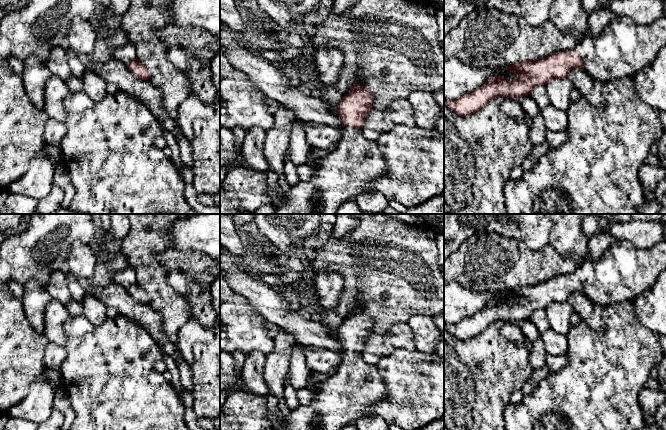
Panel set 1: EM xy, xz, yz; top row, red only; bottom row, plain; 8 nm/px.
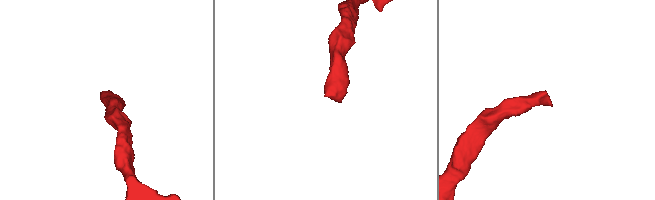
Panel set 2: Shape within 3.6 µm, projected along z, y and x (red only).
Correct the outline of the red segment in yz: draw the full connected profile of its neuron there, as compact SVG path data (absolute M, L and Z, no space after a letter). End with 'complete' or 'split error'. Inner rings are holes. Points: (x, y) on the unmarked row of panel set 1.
M617 240L594 262L588 258L574 273L558 275L537 284L524 284L506 290L515 302L507 304L503 300L492 300L476 314L456 323L445 324L445 329L461 341L468 341L497 321L515 322L528 320L535 311L546 309L551 303L568 302L572 293L584 293L600 307L616 303L633 302L649 290L666 269L666 242L655 244L651 249L636 247L629 240Z; split error

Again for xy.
M129 263L124 269L113 272L113 280L115 283L124 286L137 302L149 304L149 295L137 283L135 269Z; split error

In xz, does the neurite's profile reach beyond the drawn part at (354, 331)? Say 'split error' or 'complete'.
split error

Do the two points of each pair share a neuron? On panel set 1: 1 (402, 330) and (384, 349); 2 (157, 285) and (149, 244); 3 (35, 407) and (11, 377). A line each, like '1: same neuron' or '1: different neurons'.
1: same neuron
2: same neuron
3: different neurons

